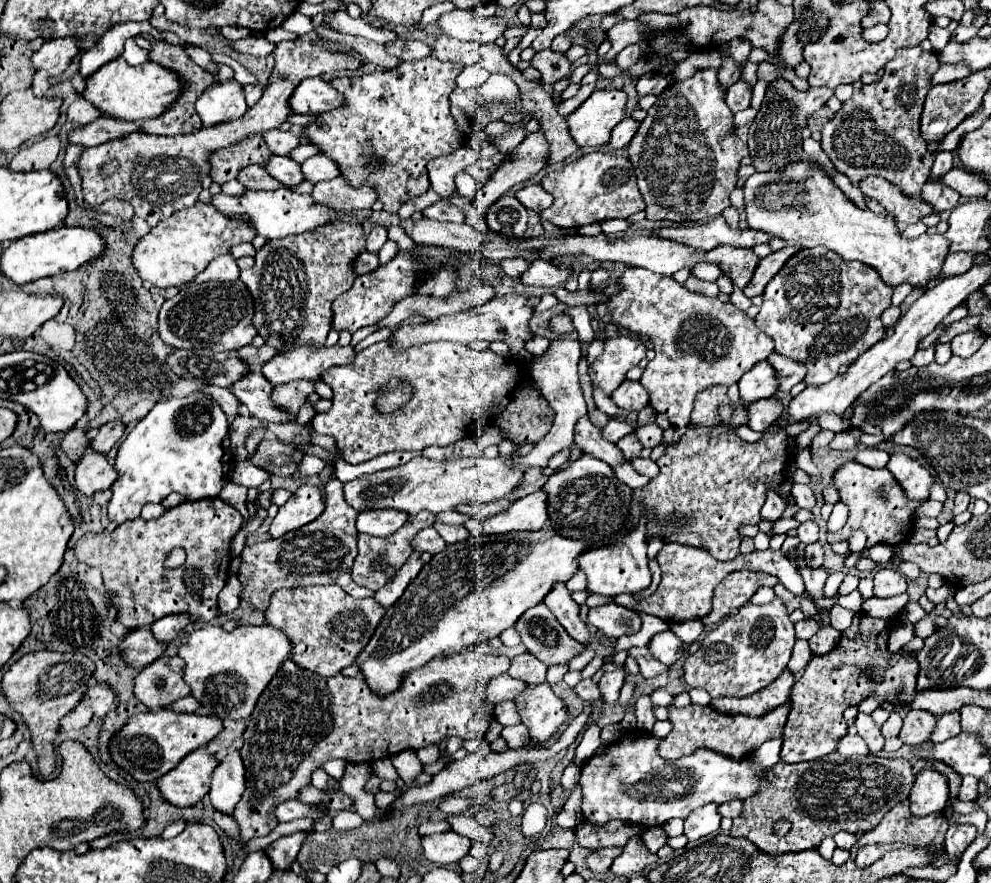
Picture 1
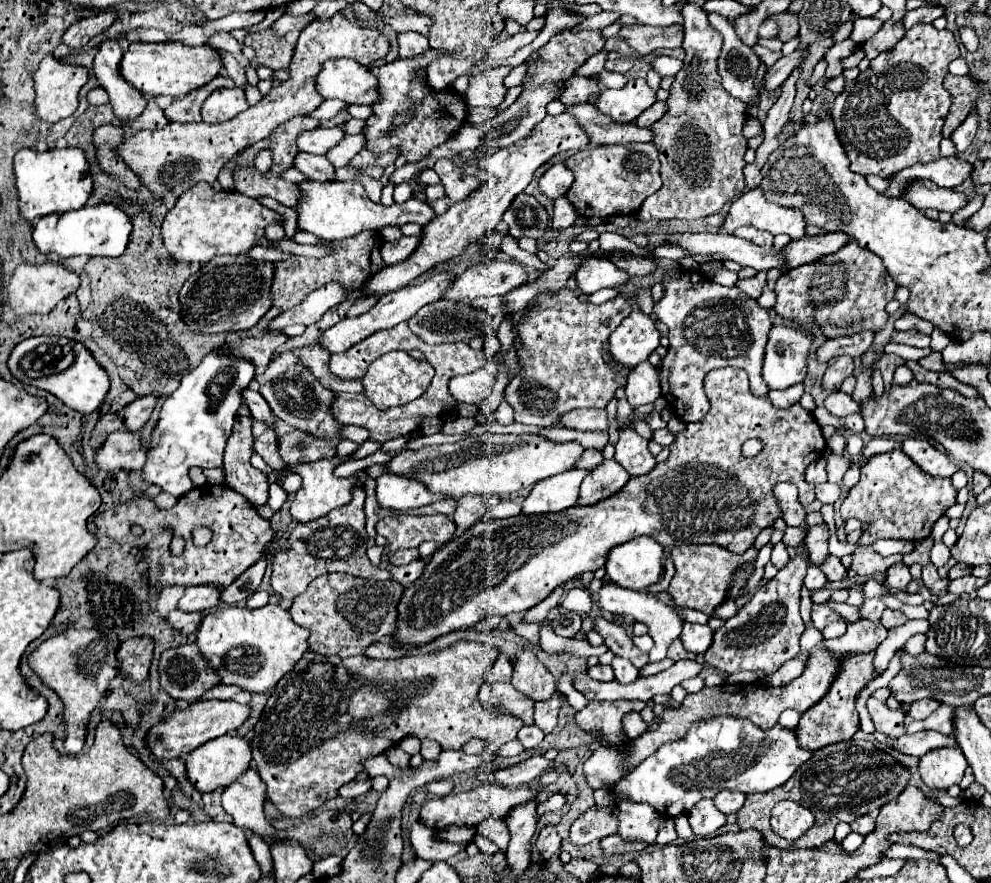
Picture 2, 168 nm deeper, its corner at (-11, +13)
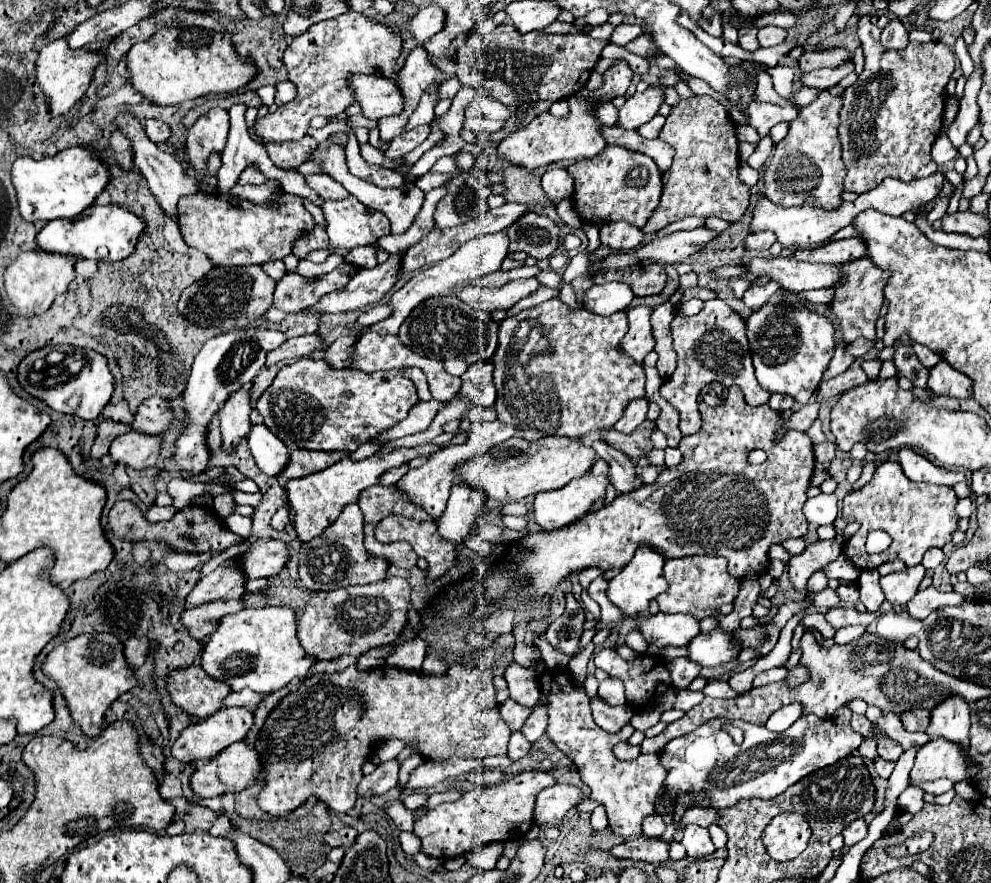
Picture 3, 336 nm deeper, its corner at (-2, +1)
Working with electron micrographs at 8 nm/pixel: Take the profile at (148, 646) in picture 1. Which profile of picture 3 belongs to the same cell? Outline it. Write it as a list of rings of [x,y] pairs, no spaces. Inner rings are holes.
[[[218,600],[218,602],[208,602],[202,606],[196,606],[192,610],[186,610],[182,614],[182,624],[190,630],[190,634],[196,640],[208,638],[216,628],[220,618],[226,614],[234,614],[244,608],[244,600]]]

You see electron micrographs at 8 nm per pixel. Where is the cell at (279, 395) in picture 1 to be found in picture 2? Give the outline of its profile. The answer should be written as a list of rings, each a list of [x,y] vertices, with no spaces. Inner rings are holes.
[[[317,344],[305,346],[299,350],[299,360],[323,386],[329,386],[333,392],[363,392],[361,380],[343,380],[335,374],[329,374],[329,352],[325,348]]]

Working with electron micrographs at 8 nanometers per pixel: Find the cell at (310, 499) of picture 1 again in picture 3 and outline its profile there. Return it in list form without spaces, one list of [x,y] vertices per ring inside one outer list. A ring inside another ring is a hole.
[[[420,444],[414,448],[396,448],[390,454],[382,454],[382,456],[376,454],[368,460],[342,458],[342,462],[336,462],[334,466],[330,466],[318,474],[290,480],[288,482],[288,502],[294,508],[294,528],[296,528],[298,536],[304,542],[316,538],[318,534],[322,534],[322,530],[326,530],[326,526],[330,526],[342,514],[346,504],[358,502],[362,490],[377,484],[382,472],[408,464],[410,460],[414,460],[418,456],[432,456],[436,450],[438,450],[438,446],[434,446],[434,444]]]

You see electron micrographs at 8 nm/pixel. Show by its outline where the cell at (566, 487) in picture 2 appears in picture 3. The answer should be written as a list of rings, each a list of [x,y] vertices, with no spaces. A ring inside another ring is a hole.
[[[586,474],[562,490],[540,492],[534,500],[534,518],[544,530],[560,530],[586,516],[606,496],[608,476]]]

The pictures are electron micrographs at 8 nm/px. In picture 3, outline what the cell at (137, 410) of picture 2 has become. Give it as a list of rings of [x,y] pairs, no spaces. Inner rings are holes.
[[[152,396],[144,400],[142,406],[138,408],[132,430],[142,432],[142,434],[162,434],[170,428],[172,418],[174,414],[170,410],[170,402],[166,398]]]

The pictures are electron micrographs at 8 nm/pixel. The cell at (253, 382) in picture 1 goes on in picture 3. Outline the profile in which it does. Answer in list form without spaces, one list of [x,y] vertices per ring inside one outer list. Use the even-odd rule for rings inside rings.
[[[300,358],[292,366],[284,366],[278,372],[272,386],[260,396],[256,410],[260,412],[260,416],[264,418],[264,424],[272,430],[272,434],[276,434],[290,450],[304,448],[304,450],[354,452],[366,440],[378,438],[382,430],[390,430],[390,426],[396,426],[402,418],[406,418],[414,402],[418,402],[416,388],[404,376],[402,370],[378,370],[378,372],[366,374],[362,370],[330,368],[326,366],[326,360]]]

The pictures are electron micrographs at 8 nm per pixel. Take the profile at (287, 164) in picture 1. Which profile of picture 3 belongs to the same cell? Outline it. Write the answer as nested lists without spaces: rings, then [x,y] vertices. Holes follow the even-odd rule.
[[[318,174],[318,176],[306,176],[308,186],[324,200],[342,200],[346,196],[350,196],[342,184],[338,184],[334,178],[330,178],[328,174]]]

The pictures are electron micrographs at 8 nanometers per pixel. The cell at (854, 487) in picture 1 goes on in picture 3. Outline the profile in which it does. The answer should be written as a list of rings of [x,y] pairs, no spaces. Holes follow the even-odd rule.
[[[886,460],[878,464],[872,480],[844,498],[842,518],[848,522],[860,522],[860,530],[844,542],[844,556],[862,570],[874,570],[884,562],[902,560],[906,566],[914,566],[922,562],[922,556],[928,548],[942,548],[952,540],[952,534],[958,530],[958,514],[954,510],[958,498],[952,488],[936,486],[936,484],[916,484],[908,480],[902,472],[900,462]],[[872,530],[884,530],[892,536],[892,544],[882,554],[868,554],[864,544],[866,536]]]

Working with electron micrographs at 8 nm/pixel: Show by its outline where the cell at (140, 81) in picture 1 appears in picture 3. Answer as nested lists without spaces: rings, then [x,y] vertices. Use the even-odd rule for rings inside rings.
[[[198,26],[162,28],[148,40],[136,42],[126,60],[134,90],[160,106],[180,104],[206,94],[234,94],[258,74],[250,60],[238,58],[234,44],[224,40],[224,32],[208,30],[206,36],[206,30]]]

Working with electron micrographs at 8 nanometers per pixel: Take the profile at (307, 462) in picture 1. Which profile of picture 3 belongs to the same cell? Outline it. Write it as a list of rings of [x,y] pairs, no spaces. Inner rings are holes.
[[[366,442],[366,444],[362,444],[350,458],[354,458],[354,460],[360,460],[360,458],[370,458],[370,456],[374,456],[376,452],[380,450],[380,446],[378,444],[374,444],[374,442]]]

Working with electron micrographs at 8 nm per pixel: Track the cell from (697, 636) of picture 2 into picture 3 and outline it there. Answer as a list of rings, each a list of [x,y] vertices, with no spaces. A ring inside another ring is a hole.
[[[712,630],[708,634],[698,634],[694,642],[688,644],[688,650],[688,658],[694,662],[702,666],[718,666],[736,660],[742,646],[738,646],[738,640],[730,632]]]

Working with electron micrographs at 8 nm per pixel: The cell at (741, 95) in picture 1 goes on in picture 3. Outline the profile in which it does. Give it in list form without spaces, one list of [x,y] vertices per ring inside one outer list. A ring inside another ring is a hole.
[[[832,48],[832,50],[806,50],[802,54],[802,58],[798,60],[798,66],[808,72],[808,70],[816,70],[816,68],[838,68],[846,62],[850,62],[852,56],[848,50],[842,48]]]

